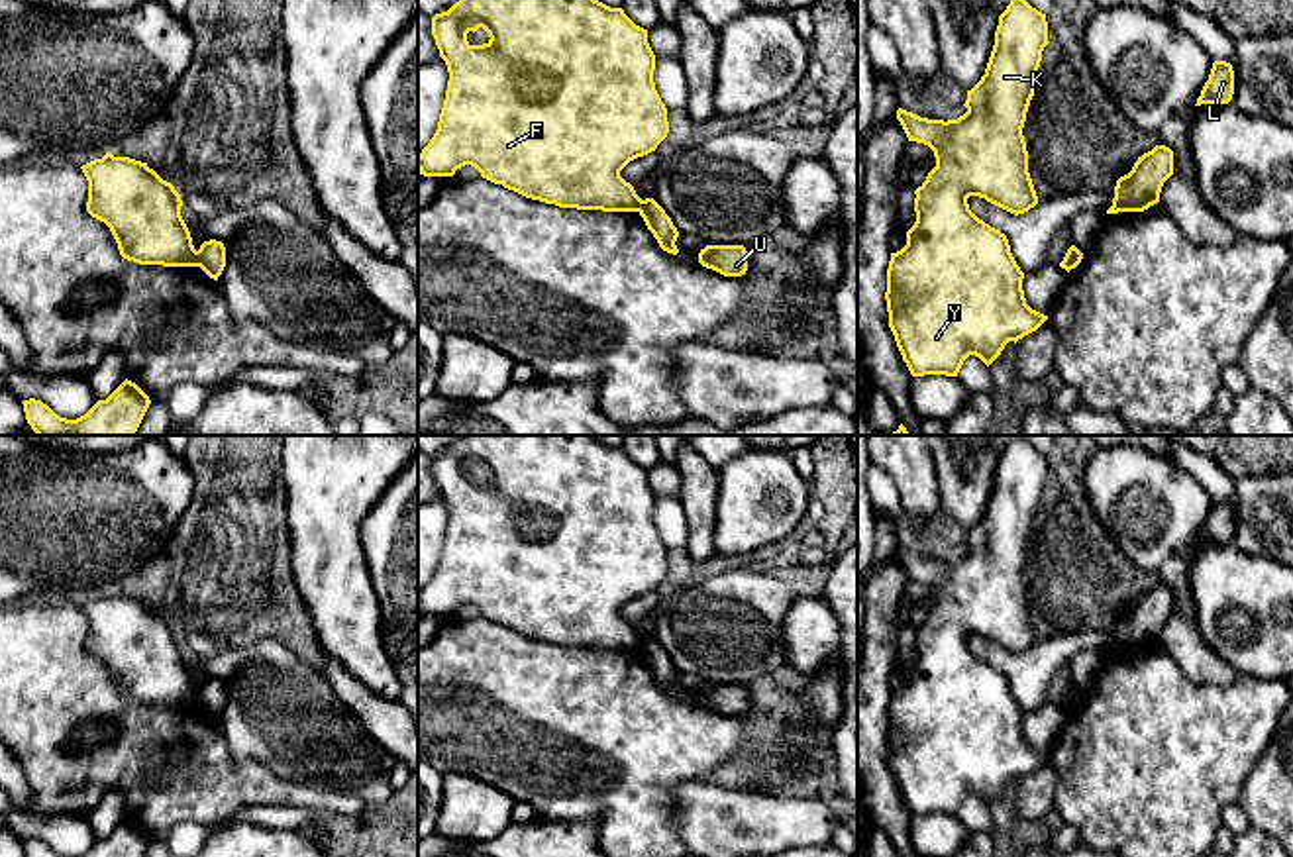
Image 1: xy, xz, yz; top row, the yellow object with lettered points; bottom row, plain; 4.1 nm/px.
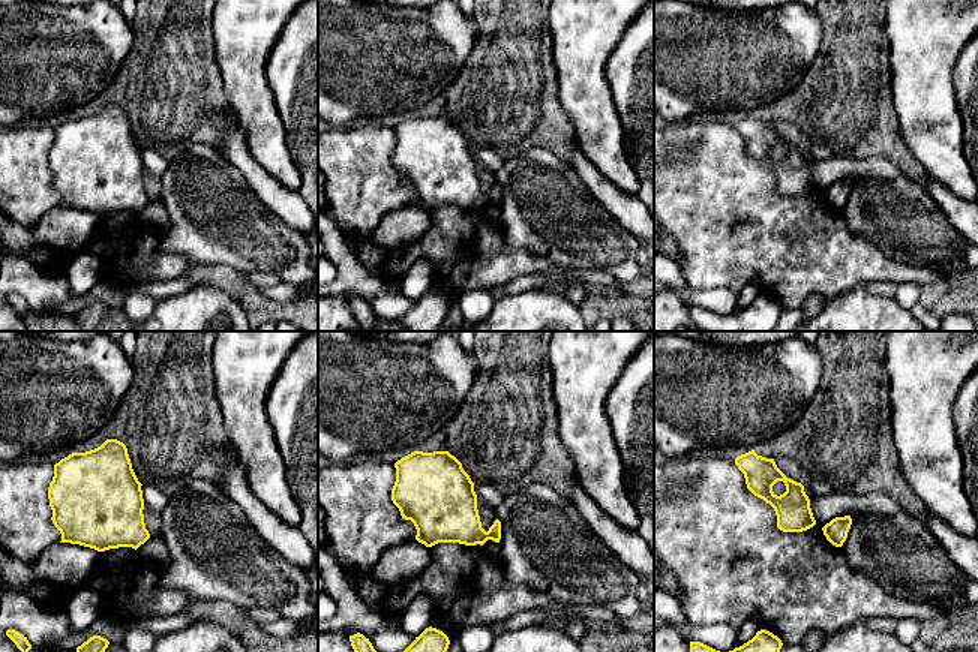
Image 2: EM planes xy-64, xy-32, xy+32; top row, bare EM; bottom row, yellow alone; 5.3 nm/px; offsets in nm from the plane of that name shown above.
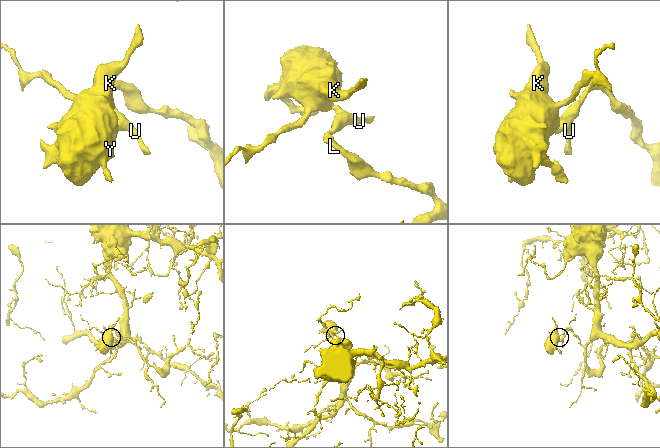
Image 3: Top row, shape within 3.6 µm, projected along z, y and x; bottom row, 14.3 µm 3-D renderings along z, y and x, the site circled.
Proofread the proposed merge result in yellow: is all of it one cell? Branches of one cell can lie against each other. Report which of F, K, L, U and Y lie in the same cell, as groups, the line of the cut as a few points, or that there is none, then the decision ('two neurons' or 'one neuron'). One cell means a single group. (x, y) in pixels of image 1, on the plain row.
groups F K Y / L U; cut xy (197, 691), (199, 705); two neurons

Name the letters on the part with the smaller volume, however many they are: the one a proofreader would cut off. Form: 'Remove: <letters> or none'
Remove: F, K, Y

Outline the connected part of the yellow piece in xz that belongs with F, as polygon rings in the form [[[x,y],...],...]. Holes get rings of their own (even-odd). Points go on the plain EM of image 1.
[[[463,435],[432,457],[432,475],[449,520],[438,569],[418,594],[420,614],[453,616],[471,604],[494,624],[559,647],[640,649],[642,637],[620,610],[655,590],[669,573],[669,561],[653,522],[655,494],[647,469],[636,465],[622,447],[610,447],[593,435]],[[479,467],[491,479],[471,484],[467,473]]]

